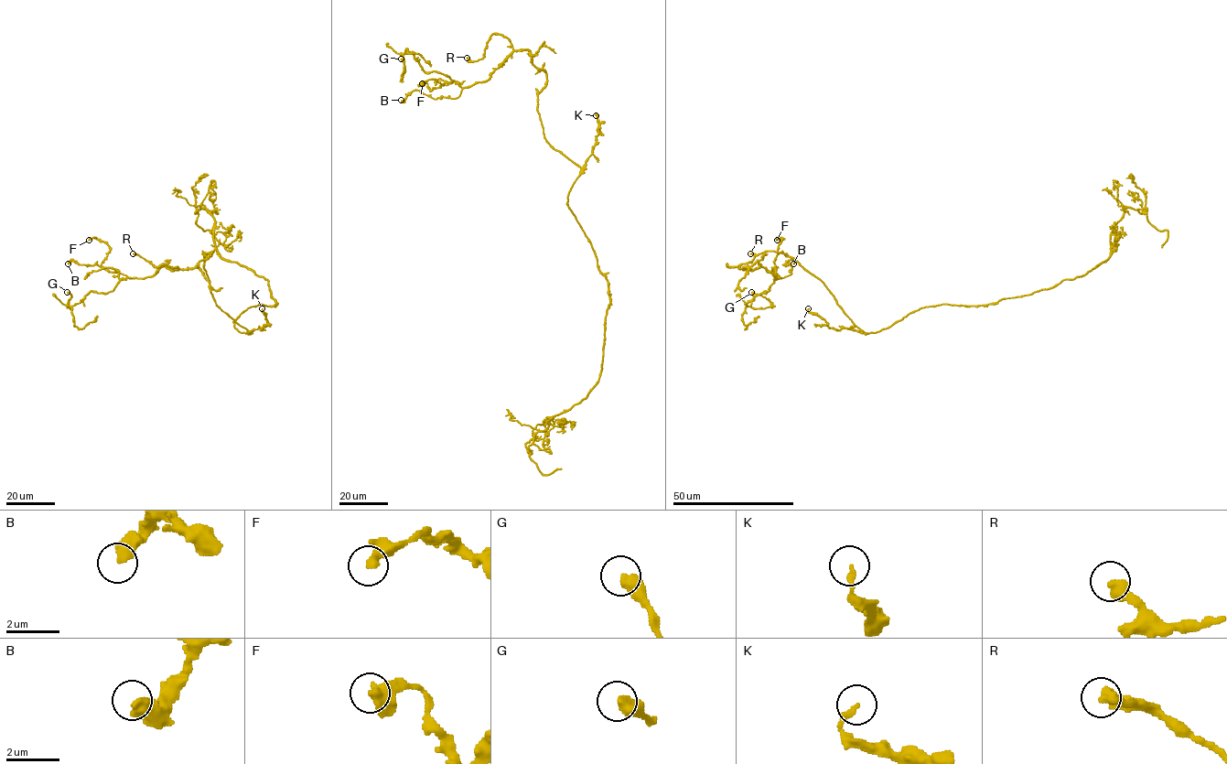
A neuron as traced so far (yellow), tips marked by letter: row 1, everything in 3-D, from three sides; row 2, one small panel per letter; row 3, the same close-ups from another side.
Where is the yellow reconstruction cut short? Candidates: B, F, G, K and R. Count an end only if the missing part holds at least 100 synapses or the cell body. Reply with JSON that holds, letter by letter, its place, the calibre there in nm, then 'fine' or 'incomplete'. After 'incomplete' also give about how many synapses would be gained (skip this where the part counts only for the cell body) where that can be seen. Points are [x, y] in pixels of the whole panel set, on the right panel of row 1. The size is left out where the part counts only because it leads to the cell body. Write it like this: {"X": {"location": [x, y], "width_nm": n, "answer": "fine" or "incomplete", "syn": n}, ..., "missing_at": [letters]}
{"B": {"location": [793, 263], "width_nm": 480, "answer": "fine"}, "F": {"location": [777, 240], "width_nm": 550, "answer": "fine"}, "G": {"location": [751, 292], "width_nm": 480, "answer": "fine"}, "K": {"location": [808, 308], "width_nm": 200, "answer": "fine"}, "R": {"location": [750, 253], "width_nm": 460, "answer": "fine"}, "missing_at": []}

